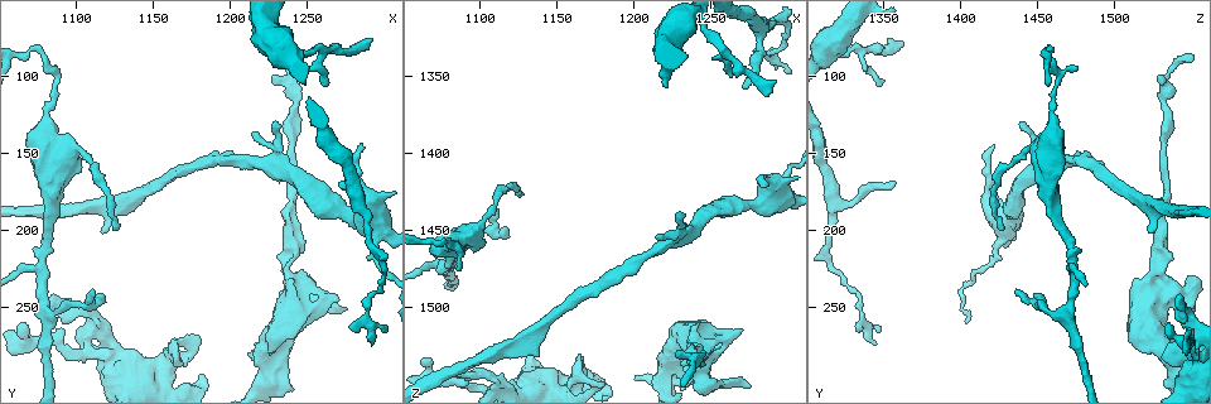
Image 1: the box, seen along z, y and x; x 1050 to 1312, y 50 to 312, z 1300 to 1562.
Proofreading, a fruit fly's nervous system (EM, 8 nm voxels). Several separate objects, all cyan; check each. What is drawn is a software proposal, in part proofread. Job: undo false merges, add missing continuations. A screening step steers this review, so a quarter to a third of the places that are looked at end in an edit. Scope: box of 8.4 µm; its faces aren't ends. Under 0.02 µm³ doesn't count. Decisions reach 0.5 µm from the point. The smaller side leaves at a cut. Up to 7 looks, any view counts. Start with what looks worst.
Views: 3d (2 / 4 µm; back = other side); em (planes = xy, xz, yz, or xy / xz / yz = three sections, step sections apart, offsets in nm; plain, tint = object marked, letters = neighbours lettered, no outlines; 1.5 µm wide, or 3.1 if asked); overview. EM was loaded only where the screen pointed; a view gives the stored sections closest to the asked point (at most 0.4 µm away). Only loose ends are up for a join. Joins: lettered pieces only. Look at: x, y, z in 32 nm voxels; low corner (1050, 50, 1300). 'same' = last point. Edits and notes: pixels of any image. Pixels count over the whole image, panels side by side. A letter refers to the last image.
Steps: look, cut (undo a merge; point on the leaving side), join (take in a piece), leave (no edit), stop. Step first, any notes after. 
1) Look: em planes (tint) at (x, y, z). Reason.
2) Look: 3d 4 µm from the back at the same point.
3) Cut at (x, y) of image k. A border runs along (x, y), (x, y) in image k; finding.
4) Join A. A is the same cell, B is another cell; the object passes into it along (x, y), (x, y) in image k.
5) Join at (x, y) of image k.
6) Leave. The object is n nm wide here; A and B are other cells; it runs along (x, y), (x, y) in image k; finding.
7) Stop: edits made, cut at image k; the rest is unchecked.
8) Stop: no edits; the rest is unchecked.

Look: em yz step 4 (letters) at (1082, 242, 1542). Branch stops here.

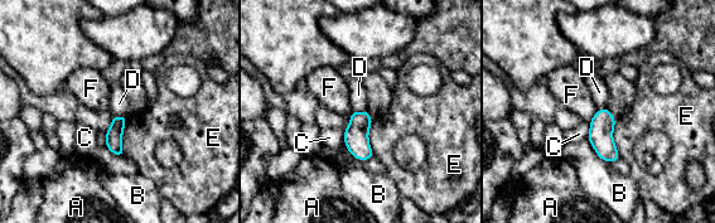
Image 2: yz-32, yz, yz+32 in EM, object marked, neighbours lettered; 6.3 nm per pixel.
Leave. The object is 110 nm wide here; A, B, C, D, E and F are other cells; a border runs along (114, 114), (126, 119) in image 2; no lettered piece goes on from it.

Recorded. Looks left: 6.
Look: em yz step 4 (tint) at (1108, 150, 1440). Calibre changes.

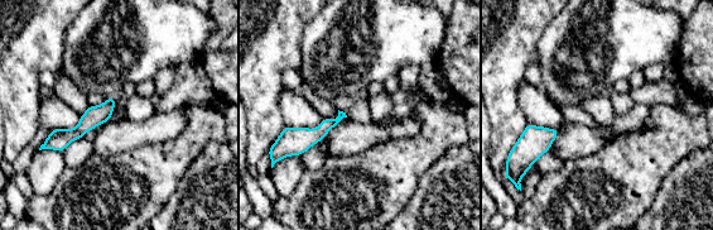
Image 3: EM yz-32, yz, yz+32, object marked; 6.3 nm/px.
Look: em planes (letters) at the same point.

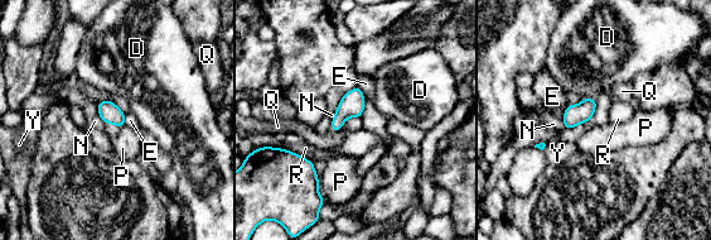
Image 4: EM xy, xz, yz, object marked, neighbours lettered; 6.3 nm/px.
Leave. D, E, N, P, Q, R and Y are other cells; a border runs along (583, 97), (593, 97), (595, 100) in image 4; continuous, no second neuron.

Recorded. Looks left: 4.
Look: 3d 2 µm at (1072, 84, 1460). Sharp bend.

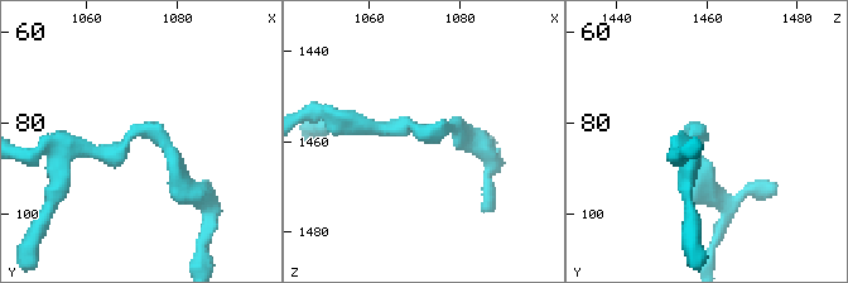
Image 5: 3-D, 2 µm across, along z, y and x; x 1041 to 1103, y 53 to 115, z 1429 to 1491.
Look: em planes (letters) at (1071, 82, 1459).

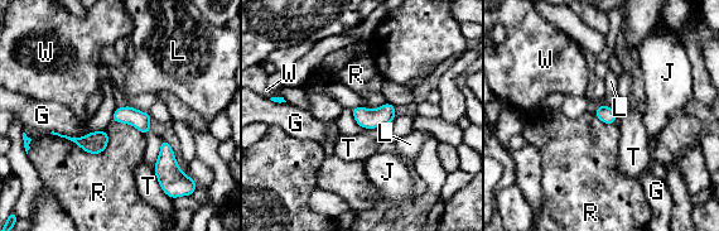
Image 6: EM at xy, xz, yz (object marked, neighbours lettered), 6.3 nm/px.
Leave. G, J, L, R, T and W are other cells; a border runs along (49, 133), (90, 153), (109, 143) in image 6; all the same neuron.

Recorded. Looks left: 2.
Stop: no edits; the rest is unchecked.

